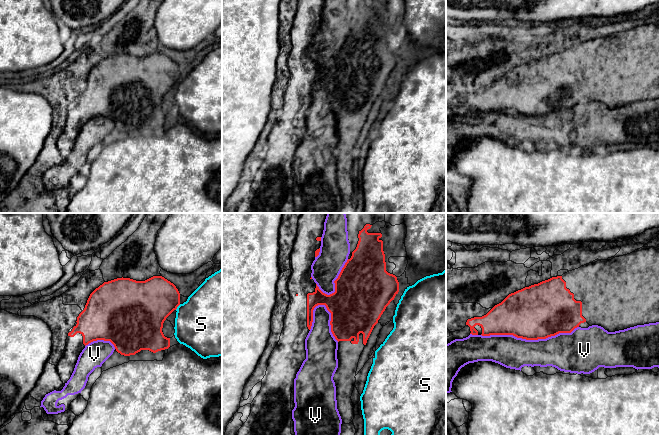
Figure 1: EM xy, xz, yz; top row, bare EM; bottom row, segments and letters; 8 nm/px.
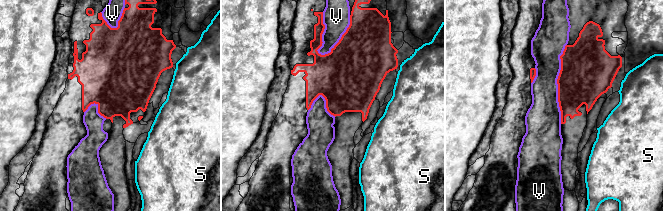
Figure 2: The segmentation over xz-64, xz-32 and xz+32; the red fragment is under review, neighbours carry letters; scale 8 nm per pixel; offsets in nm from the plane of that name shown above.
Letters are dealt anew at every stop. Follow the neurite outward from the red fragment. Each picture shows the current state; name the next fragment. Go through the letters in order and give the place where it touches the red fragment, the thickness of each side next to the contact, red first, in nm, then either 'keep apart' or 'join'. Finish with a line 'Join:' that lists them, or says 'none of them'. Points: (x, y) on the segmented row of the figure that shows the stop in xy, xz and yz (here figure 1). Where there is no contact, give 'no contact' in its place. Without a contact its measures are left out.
S: contact xy (177, 306); calibres 380 and 460 nm; keep apart
V: contact yz (529, 339); calibres 440 and 260 nm; keep apart
Join: none of them

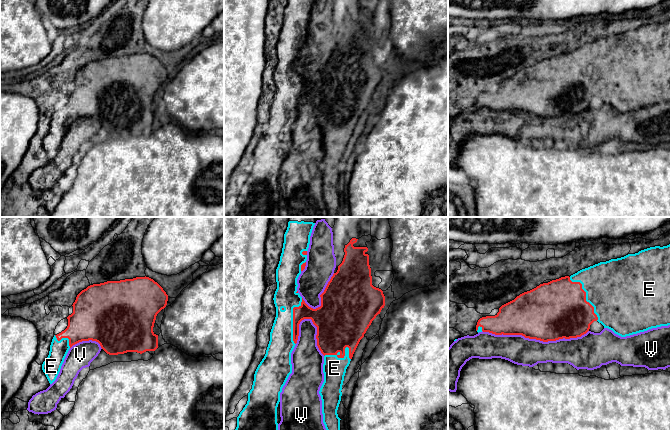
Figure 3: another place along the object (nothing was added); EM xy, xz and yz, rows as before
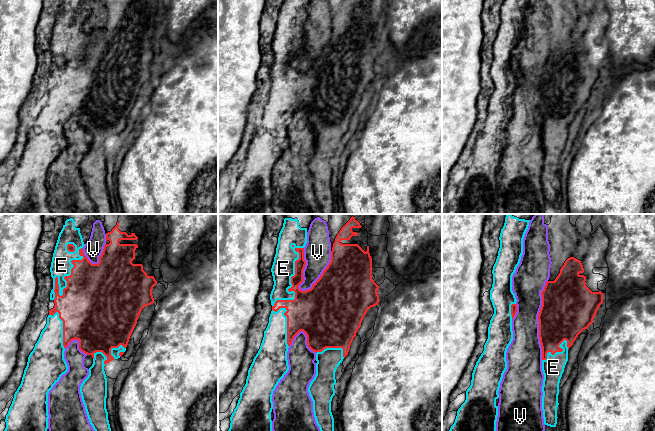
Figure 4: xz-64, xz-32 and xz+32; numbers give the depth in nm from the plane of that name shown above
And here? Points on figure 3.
E: contact xz (339, 357); calibres 360 and 190 nm; join
V: contact yz (535, 338); calibres 460 and 220 nm; keep apart
Join: E

